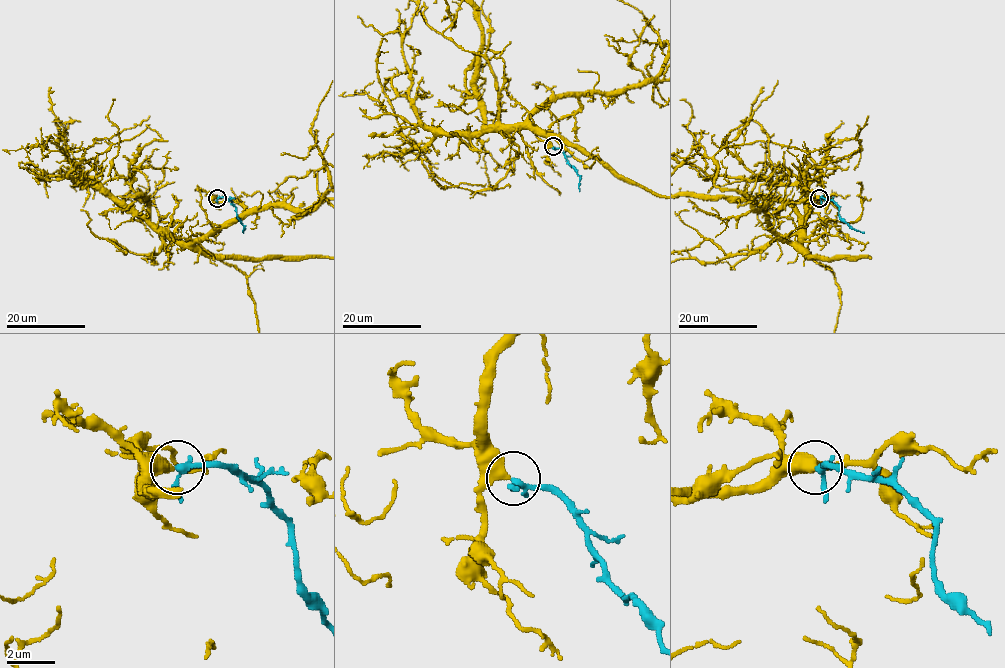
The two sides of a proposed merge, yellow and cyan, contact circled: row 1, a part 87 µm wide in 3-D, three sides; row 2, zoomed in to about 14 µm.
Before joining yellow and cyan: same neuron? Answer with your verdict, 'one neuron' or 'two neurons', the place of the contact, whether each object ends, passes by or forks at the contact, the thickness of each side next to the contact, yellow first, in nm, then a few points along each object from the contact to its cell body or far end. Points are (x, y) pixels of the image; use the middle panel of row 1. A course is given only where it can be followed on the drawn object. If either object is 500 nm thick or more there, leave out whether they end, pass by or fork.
one neuron; place (553, 146); yellow passes by; cyan passes by; calibres 400 and 240 nm; course yellow (553, 147), (549, 128), (579, 108), (574, 96), (530, 120), (590, 167), (583, 144), (474, 77); course cyan (553, 147), (561, 150), (579, 176), (579, 191)

